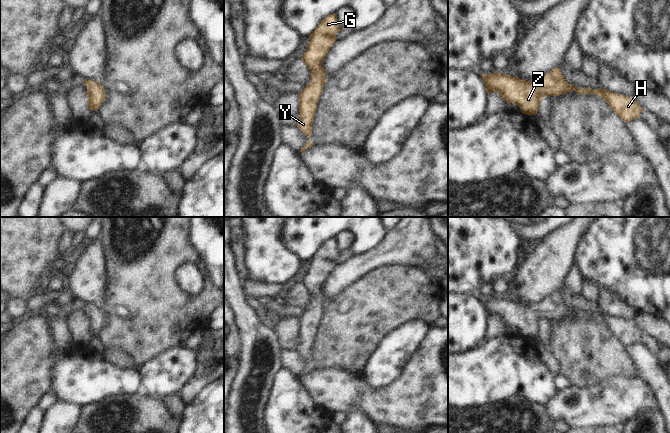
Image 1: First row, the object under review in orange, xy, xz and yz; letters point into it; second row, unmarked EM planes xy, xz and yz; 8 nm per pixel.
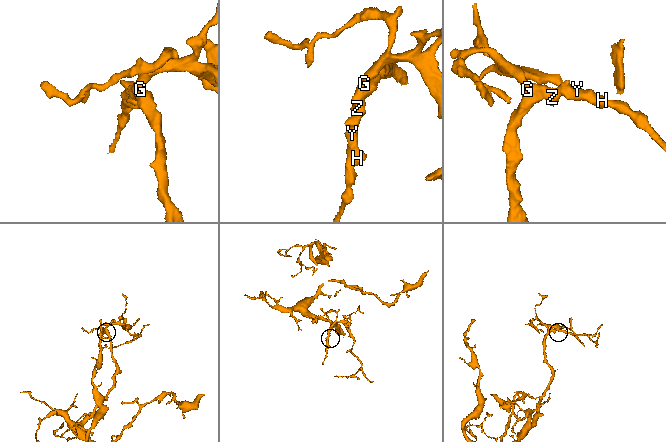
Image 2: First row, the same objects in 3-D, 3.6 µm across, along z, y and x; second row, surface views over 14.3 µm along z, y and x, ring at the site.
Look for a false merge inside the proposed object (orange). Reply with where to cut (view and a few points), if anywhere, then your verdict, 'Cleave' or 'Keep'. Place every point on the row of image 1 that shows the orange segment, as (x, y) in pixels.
No split. Keep

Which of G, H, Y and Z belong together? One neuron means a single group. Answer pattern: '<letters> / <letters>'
G H Y Z

